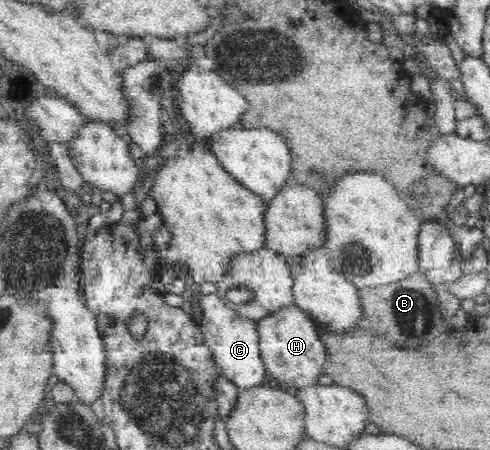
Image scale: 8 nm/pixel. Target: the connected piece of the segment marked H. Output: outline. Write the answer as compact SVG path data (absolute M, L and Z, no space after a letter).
M296 305L283 308L282 311L272 314L257 324L261 336L262 357L269 372L269 379L292 391L320 385L320 376L327 372L329 348L321 340L318 324Z

